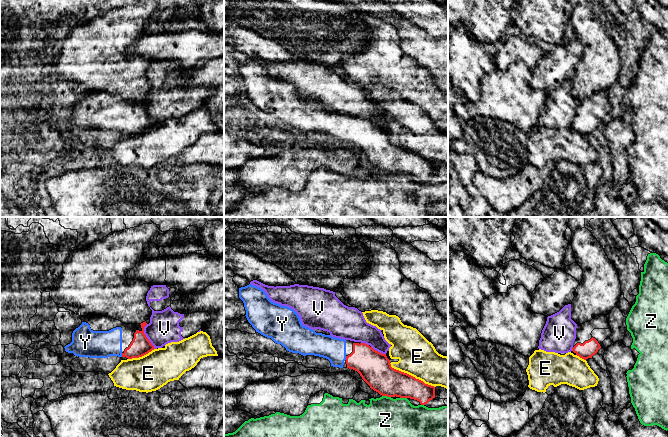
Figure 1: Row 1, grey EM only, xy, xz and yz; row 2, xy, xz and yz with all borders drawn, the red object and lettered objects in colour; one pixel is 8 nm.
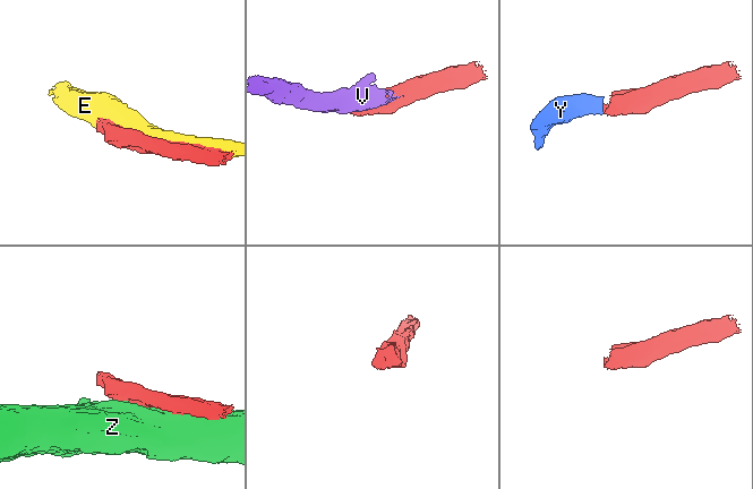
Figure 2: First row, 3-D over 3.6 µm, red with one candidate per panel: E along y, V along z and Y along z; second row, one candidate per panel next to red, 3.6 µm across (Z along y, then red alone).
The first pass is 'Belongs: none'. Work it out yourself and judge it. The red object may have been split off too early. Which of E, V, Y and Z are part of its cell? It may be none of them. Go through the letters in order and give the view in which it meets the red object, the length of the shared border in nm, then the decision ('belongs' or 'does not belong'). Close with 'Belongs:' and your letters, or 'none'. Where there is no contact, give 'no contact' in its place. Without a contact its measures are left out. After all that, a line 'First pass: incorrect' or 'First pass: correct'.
E: meets red in xz; contact 420 nm long; does not belong
V: meets red in xy; contact 220 nm long; does not belong
Y: meets red in xy; contact 30 nm long; belongs
Z: meets red in xz; contact 70 nm long; does not belong
Belongs: Y
First pass: incorrect

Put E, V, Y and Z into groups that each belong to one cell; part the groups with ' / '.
E / V / Y / Z

